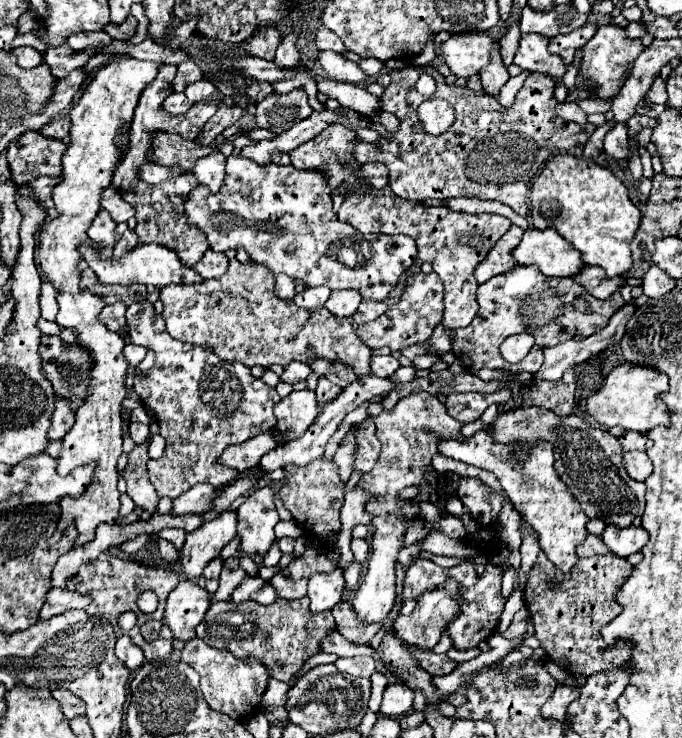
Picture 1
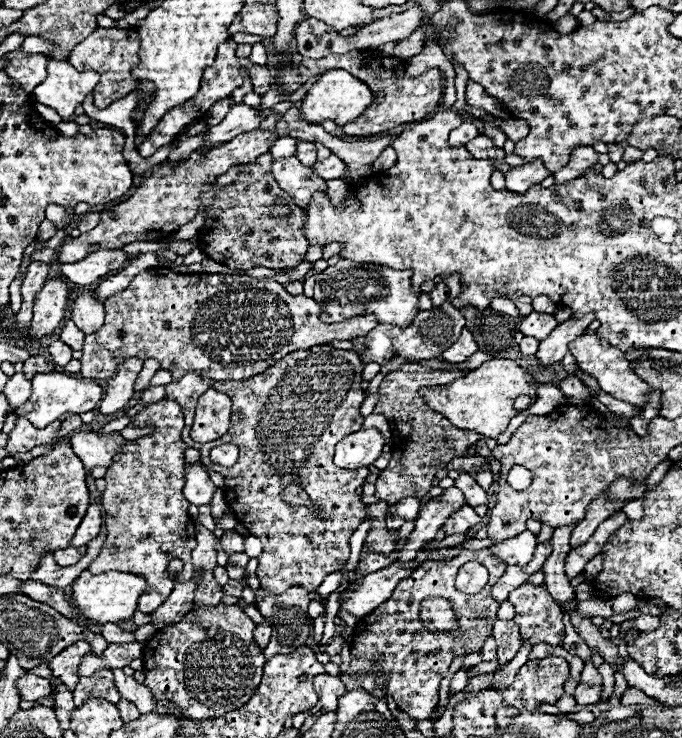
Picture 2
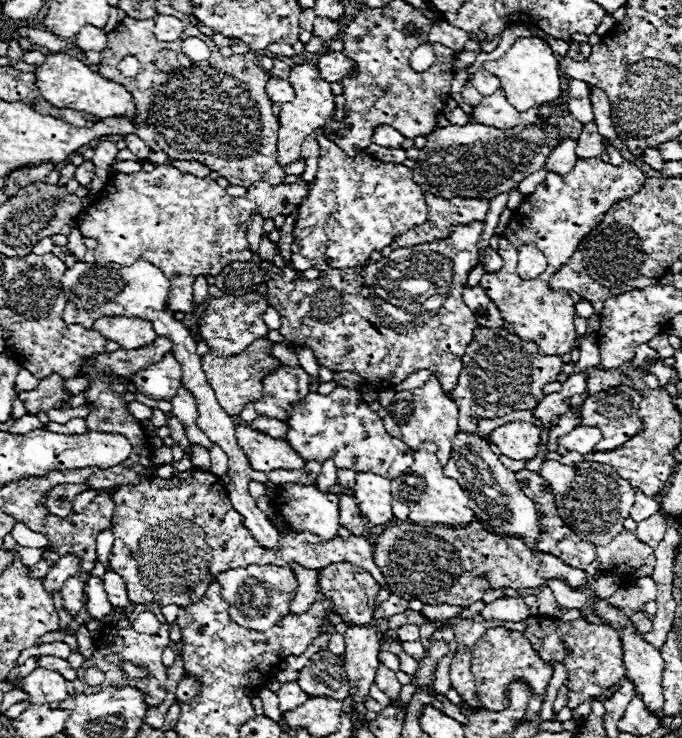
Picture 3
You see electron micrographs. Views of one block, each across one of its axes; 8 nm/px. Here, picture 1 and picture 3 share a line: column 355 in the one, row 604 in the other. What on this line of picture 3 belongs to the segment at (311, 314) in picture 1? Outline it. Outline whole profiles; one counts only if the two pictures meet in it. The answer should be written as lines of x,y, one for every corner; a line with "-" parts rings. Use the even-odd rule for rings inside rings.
348,562
330,564
324,570
320,570
318,586
320,586
320,594
326,598
326,602
334,604
336,614
342,618
344,624
358,624
358,626
362,626
362,624
370,624
374,620
372,618
372,606
374,606
374,600
376,600
376,594
378,594
380,586
362,568
352,566

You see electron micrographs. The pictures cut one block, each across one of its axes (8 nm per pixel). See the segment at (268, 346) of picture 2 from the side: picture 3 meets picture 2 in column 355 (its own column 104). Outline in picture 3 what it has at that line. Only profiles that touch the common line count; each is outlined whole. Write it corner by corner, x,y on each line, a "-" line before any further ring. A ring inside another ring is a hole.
106,316
106,318
96,320
92,324
92,328
98,330
106,340
116,342
124,350
142,348
144,344
152,344
152,340
156,338
152,324
148,324
140,318
124,318
124,316
110,318
110,316

